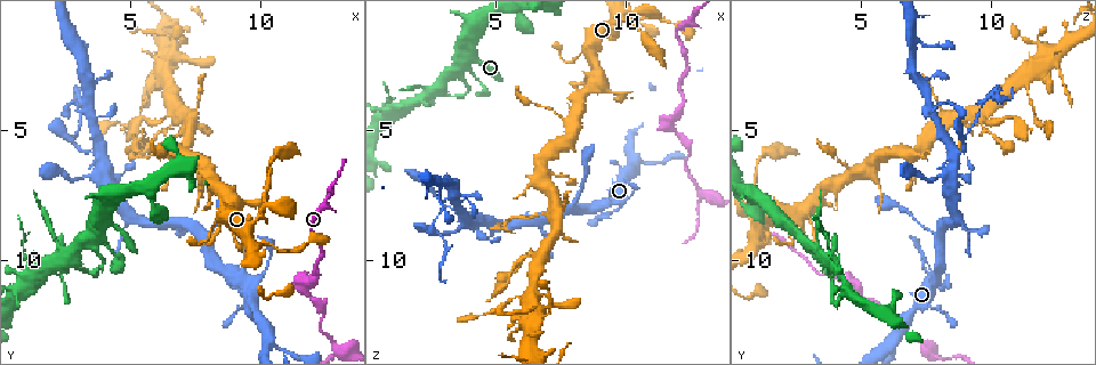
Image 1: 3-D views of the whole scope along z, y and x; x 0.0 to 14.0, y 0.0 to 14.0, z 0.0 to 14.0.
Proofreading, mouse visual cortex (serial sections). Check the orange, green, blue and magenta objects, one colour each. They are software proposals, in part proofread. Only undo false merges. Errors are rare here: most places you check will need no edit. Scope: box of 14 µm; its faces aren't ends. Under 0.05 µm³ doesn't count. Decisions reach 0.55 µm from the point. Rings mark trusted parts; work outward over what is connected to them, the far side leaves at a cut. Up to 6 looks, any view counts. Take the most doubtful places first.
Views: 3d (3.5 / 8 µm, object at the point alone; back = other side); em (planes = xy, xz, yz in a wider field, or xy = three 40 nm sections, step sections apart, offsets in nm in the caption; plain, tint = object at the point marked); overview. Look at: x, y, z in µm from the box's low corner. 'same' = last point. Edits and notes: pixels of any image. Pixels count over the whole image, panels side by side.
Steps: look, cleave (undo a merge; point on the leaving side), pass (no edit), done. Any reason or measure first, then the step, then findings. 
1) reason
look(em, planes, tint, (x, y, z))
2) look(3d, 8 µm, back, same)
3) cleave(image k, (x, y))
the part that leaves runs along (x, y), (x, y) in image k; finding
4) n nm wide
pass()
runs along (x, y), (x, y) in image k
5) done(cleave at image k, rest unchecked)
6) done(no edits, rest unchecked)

a fork
look(3d, 3.5 µm, back, (2.8, 5.4, 9.0))

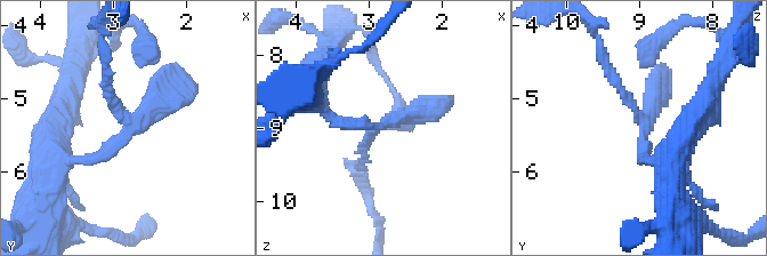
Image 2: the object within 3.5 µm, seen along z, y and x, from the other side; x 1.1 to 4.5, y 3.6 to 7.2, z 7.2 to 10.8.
3 arms; arms of 150, 150, 300 nm
look(em, planes, tint, (2.80, 5.40, 8.95))

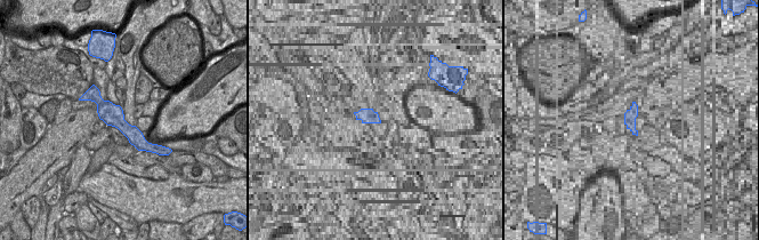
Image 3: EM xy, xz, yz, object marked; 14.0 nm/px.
look(em, xy, step 2, tint, same)

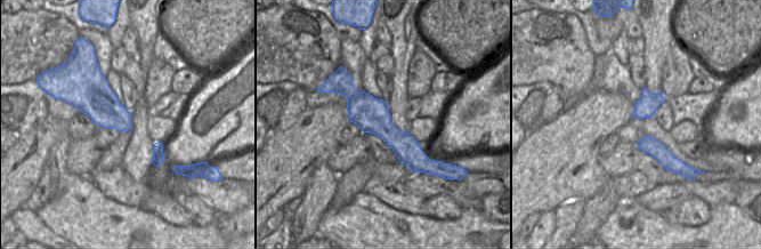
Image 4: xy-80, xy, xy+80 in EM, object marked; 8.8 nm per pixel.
pass()
runs along (336, 87), (427, 162) in image 4; one cell here

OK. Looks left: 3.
look(3d, 8 µm, (6.6, 5.2, 8.2))

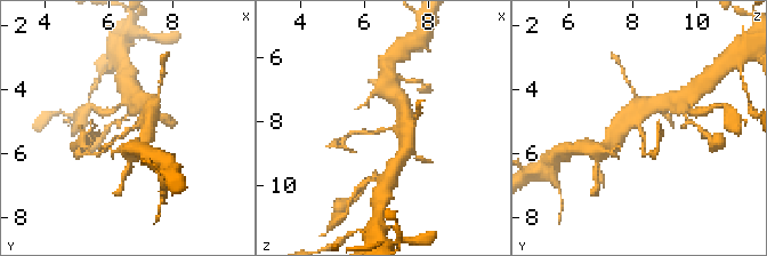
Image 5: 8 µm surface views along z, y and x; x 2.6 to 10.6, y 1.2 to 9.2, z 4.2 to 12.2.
closer look
look(3d, 3.5 µm, (6.7, 5.3, 8.2))

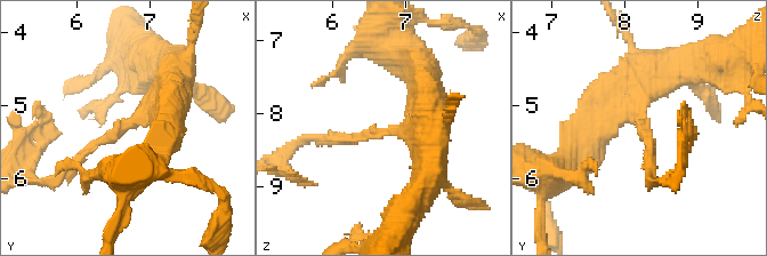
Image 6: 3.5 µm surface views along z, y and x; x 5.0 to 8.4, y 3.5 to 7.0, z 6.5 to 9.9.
arms of 150, 450 nm
look(em, xy, step 2, tint, (6.65, 5.25, 8.30))

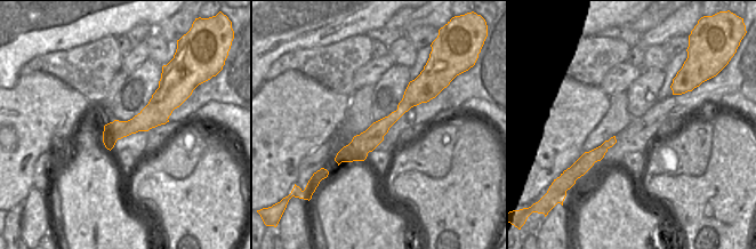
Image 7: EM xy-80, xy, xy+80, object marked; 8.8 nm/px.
cleave(image 6, (101, 141))
the part that leaves runs along (393, 129), (352, 141), (306, 137) in image 6; a second cell is stuck on

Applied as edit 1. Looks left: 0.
done(cleave at image 6, rest unchecked)

